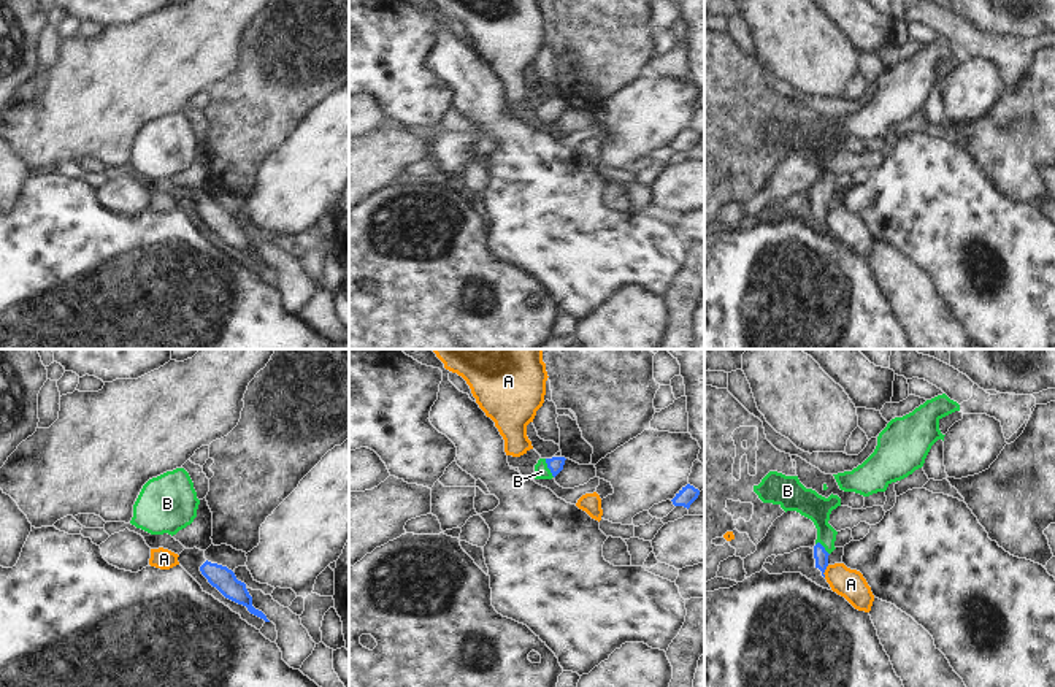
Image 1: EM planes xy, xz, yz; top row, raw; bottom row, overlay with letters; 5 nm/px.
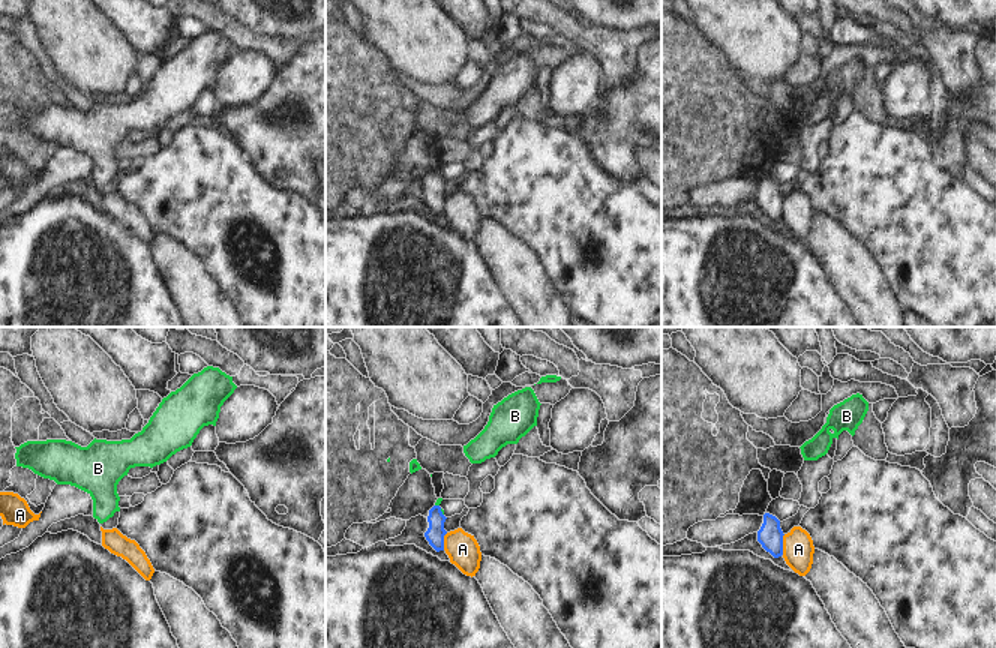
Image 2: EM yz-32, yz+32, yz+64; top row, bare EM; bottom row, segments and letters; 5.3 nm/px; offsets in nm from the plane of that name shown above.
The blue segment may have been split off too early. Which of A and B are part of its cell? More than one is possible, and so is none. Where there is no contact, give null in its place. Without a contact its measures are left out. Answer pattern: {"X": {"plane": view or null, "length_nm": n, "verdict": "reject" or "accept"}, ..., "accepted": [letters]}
{"A": {"plane": "yz", "length_nm": 70, "verdict": "reject"}, "B": {"plane": "xz", "length_nm": 110, "verdict": "accept"}, "accepted": ["B"]}

